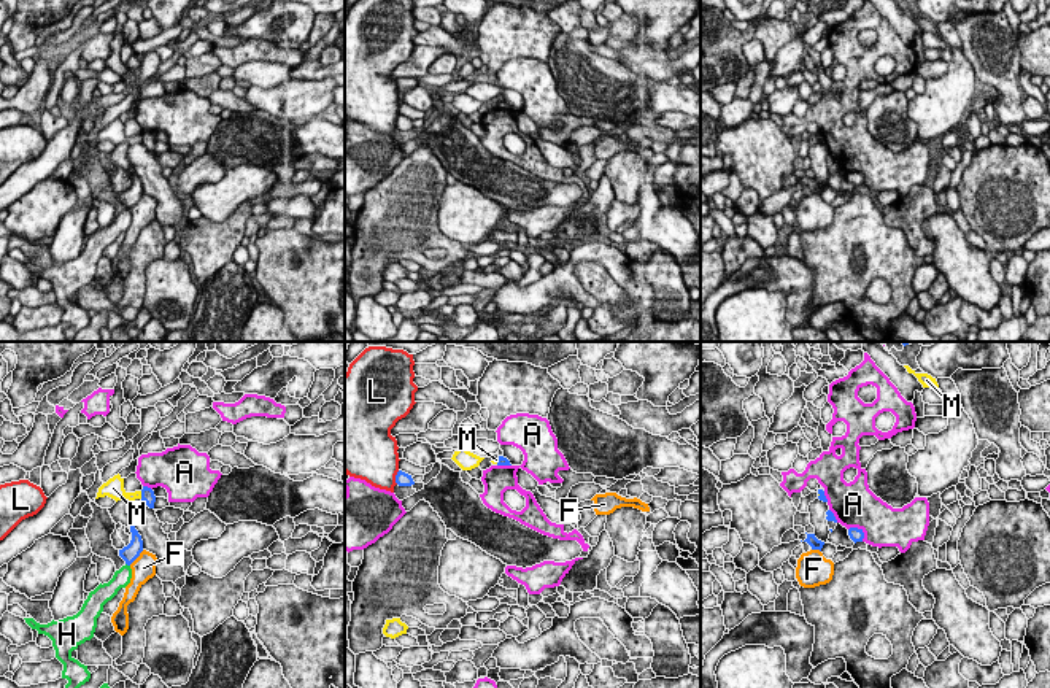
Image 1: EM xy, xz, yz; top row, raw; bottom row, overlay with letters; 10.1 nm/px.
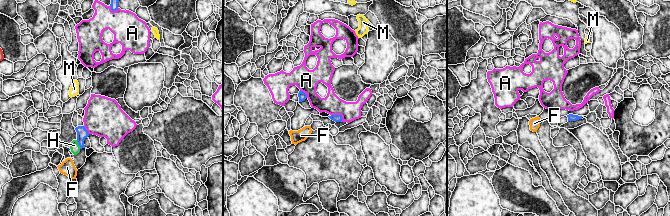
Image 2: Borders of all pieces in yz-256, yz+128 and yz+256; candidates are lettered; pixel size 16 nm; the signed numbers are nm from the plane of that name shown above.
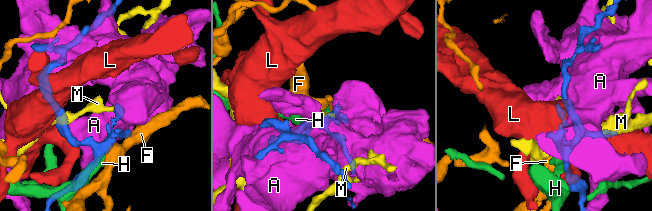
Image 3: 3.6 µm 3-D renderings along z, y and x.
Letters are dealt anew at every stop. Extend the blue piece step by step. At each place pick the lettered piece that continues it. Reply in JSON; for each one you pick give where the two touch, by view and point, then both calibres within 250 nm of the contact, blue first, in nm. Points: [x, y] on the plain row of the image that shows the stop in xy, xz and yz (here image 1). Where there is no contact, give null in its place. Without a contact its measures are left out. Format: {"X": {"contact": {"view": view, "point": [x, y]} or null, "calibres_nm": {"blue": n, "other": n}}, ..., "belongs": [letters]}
{"belongs": []}

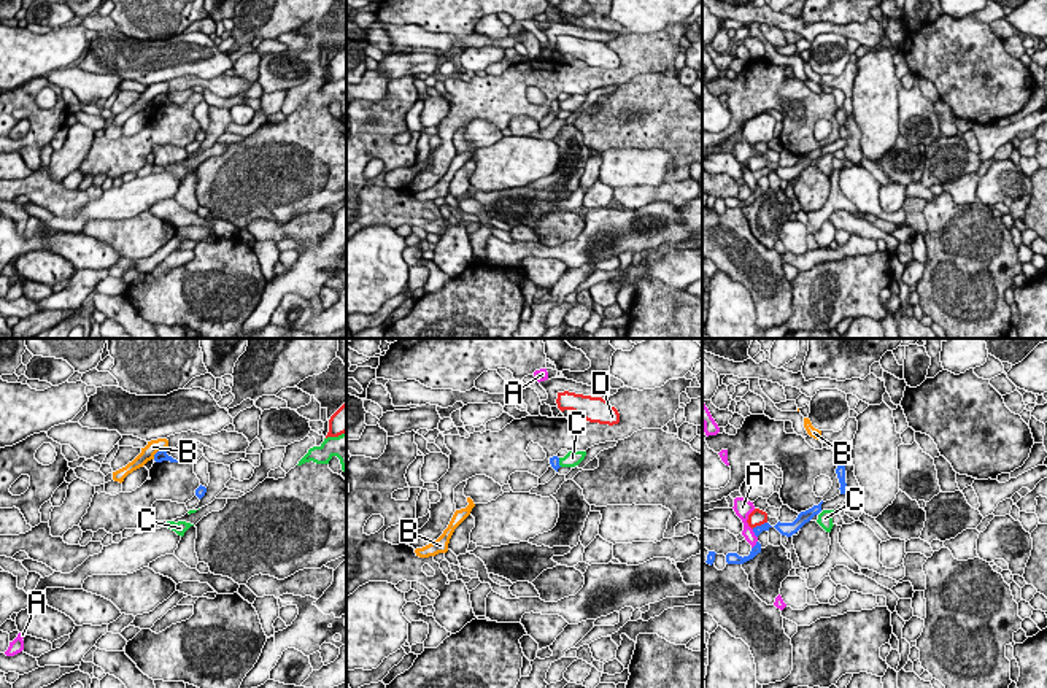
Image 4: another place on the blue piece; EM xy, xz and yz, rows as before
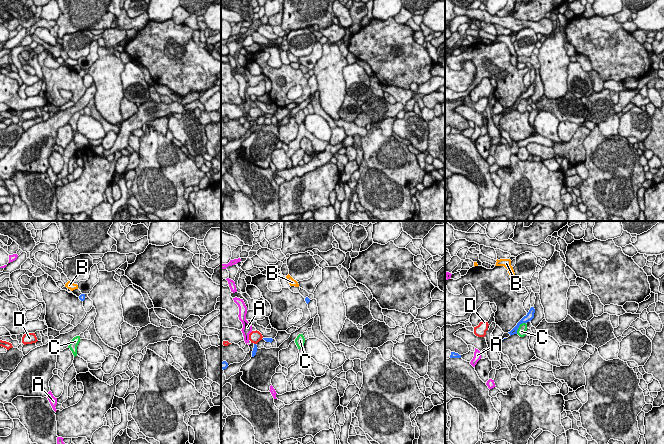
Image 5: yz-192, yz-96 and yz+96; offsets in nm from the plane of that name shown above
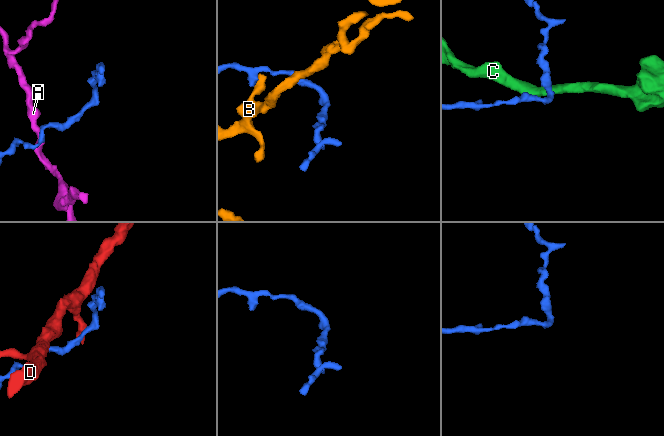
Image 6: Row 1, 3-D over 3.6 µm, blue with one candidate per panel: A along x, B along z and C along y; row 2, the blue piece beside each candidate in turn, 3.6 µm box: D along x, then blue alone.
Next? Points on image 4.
{"belongs": []}

